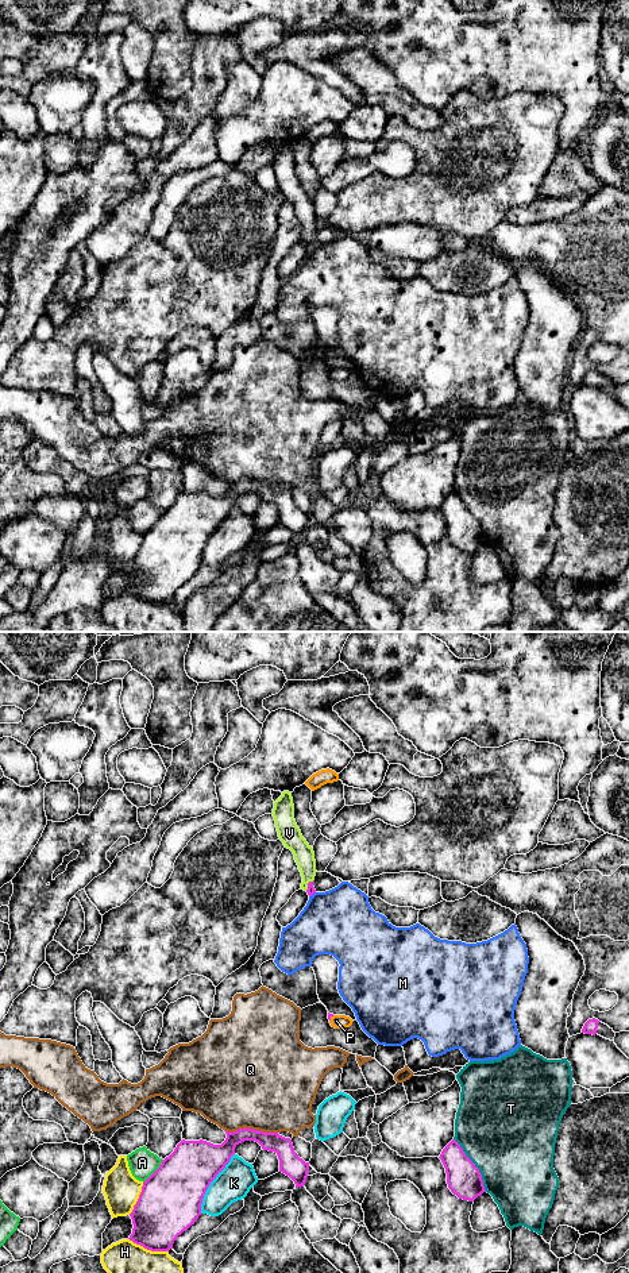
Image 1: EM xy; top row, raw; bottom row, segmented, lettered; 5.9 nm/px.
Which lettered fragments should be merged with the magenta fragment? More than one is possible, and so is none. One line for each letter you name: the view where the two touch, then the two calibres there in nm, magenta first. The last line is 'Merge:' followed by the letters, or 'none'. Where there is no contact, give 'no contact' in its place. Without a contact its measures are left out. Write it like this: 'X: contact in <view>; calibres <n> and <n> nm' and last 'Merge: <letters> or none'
P: contact in xy; calibres 20 and 80 nm
V: contact in xy; calibres 50 and 120 nm
Merge: P, V

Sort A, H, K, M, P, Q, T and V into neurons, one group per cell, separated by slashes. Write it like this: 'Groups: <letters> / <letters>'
Groups: A / H / K / M / P V / Q / T

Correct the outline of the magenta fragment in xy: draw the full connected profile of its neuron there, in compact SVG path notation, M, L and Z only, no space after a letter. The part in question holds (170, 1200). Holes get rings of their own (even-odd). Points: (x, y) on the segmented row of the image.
M246 1127L234 1133L225 1131L225 1134L227 1138L221 1145L213 1145L202 1139L182 1139L174 1152L162 1160L159 1168L143 1183L139 1199L130 1214L134 1224L130 1241L151 1251L173 1249L174 1241L194 1224L201 1215L201 1204L208 1187L229 1162L235 1154L235 1147L244 1141L255 1141L263 1150L274 1152L279 1160L279 1172L289 1176L296 1188L304 1187L309 1162L298 1157L290 1138L278 1133L263 1133Z

